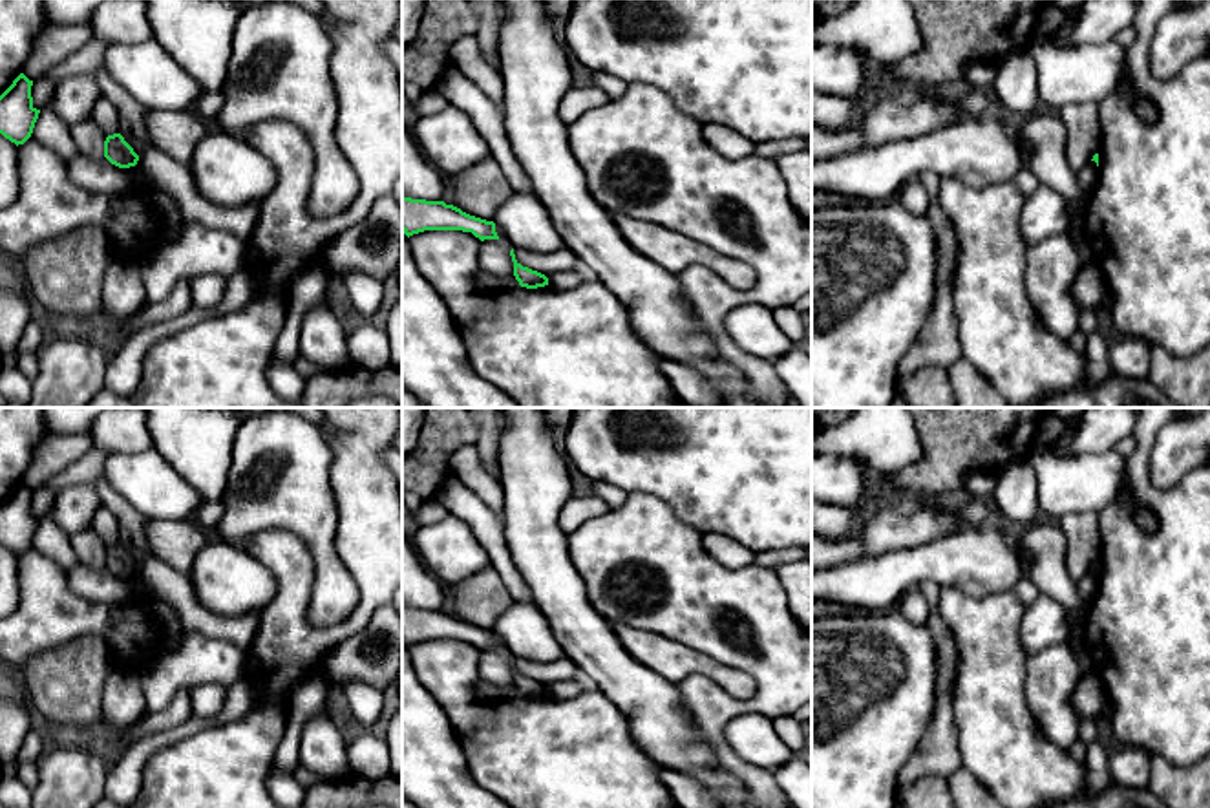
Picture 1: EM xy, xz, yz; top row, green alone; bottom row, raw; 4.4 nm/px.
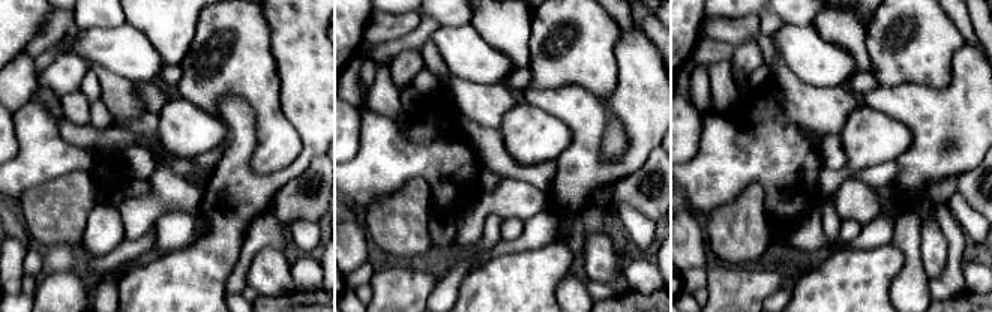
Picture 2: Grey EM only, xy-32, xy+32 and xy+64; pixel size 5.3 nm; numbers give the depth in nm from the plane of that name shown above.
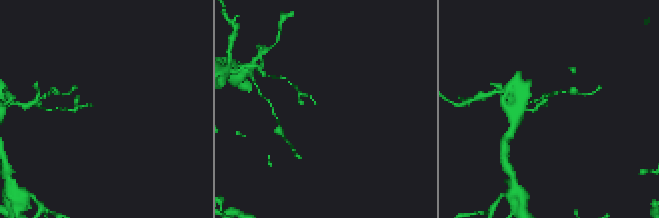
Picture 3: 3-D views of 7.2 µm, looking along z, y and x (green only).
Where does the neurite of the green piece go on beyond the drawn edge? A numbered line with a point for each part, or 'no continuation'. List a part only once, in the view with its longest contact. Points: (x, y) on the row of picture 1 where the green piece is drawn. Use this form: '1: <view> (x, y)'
no continuation

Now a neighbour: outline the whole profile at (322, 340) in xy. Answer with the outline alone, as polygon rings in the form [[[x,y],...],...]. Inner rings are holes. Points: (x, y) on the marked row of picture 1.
[[[313,305],[302,322],[298,355],[316,364],[322,371],[351,366],[344,322],[329,305]]]

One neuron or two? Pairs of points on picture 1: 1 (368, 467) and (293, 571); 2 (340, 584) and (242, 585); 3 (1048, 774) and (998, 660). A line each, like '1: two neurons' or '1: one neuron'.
1: one neuron
2: two neurons
3: one neuron

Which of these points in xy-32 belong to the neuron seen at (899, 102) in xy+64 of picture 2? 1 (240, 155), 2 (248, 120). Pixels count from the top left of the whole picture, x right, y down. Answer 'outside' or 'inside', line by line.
1: inside
2: inside

